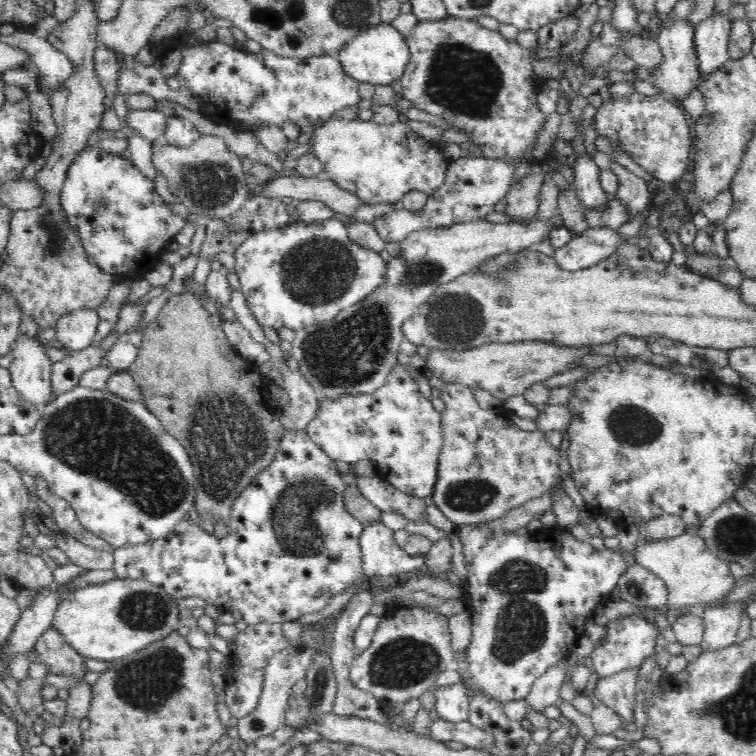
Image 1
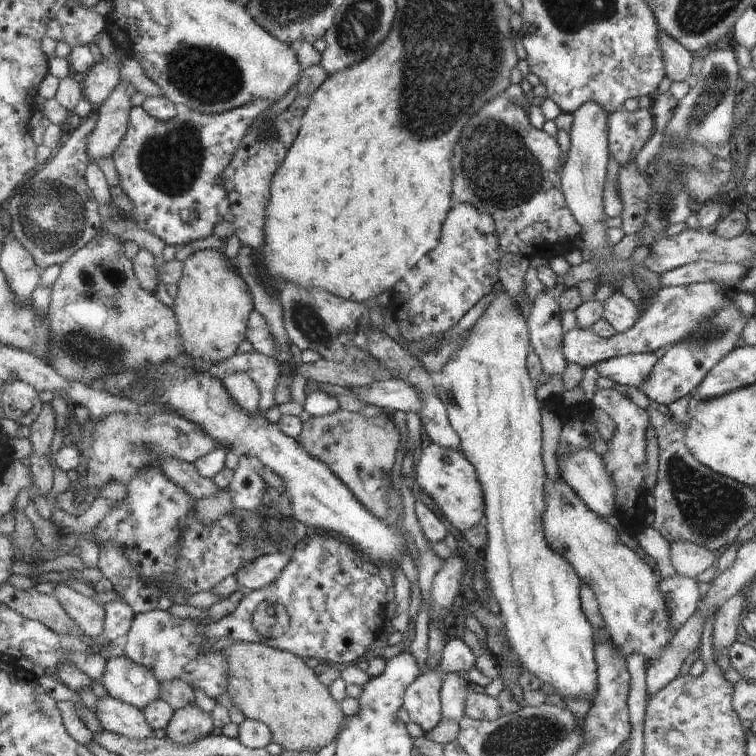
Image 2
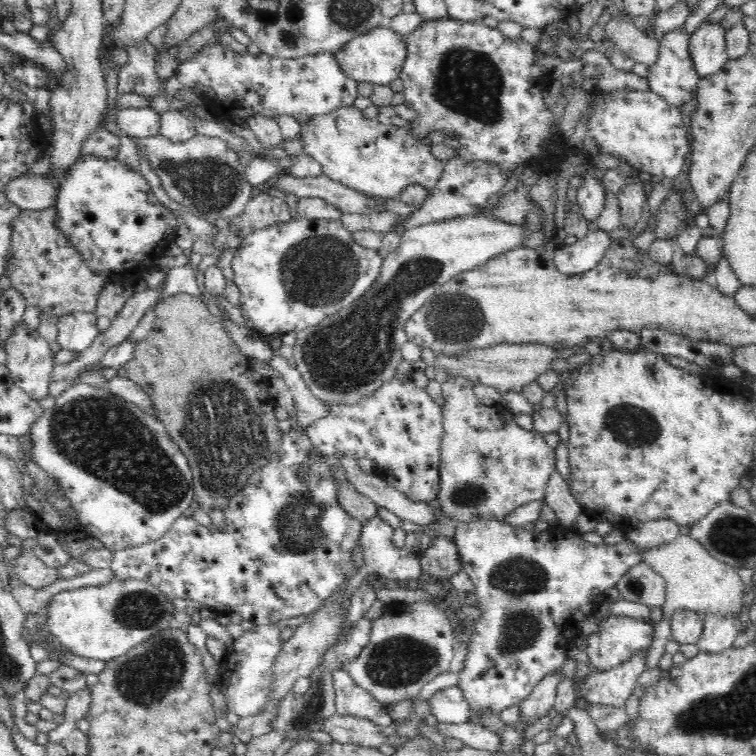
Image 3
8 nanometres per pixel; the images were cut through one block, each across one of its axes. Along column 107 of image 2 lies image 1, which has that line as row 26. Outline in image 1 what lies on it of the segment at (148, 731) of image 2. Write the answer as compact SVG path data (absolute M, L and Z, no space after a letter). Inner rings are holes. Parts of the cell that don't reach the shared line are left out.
M712 12L710 17L695 26L694 52L698 59L698 72L716 72L729 58L731 32L728 15Z

